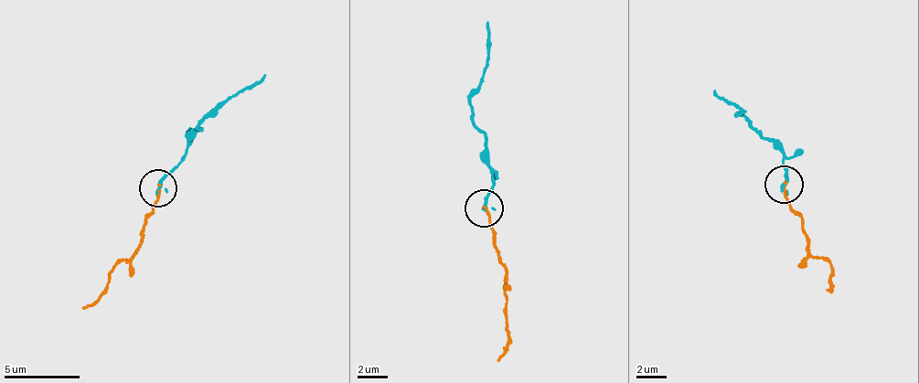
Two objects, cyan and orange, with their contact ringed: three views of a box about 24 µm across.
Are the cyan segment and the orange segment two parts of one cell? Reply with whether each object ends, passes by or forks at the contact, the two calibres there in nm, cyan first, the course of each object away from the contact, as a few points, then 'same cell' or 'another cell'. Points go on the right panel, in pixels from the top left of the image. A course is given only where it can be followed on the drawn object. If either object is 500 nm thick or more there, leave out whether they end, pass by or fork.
cyan ends; orange ends; calibres 240 and 130 nm; course cyan (784, 186), (783, 148), (715, 90); course orange (784, 186), (789, 211), (802, 219), (807, 252), (829, 262), (830, 292); same cell

